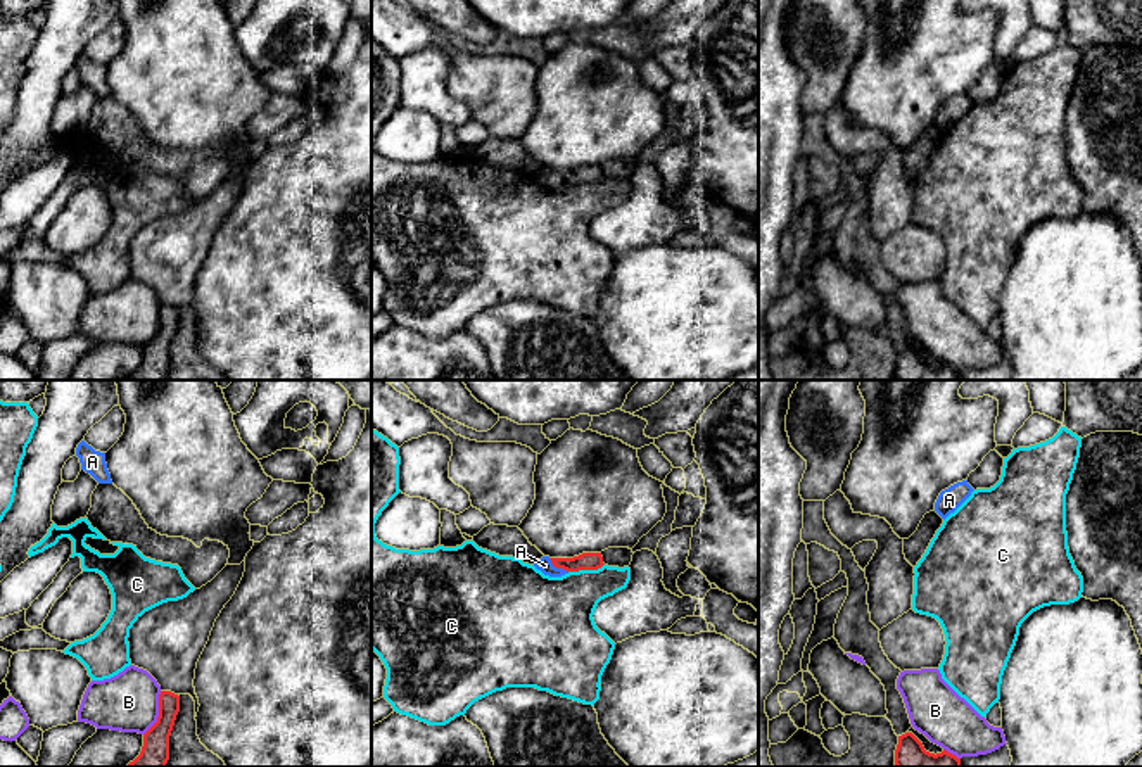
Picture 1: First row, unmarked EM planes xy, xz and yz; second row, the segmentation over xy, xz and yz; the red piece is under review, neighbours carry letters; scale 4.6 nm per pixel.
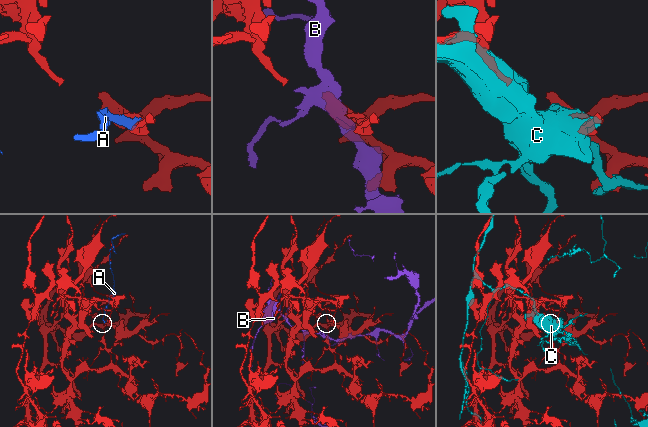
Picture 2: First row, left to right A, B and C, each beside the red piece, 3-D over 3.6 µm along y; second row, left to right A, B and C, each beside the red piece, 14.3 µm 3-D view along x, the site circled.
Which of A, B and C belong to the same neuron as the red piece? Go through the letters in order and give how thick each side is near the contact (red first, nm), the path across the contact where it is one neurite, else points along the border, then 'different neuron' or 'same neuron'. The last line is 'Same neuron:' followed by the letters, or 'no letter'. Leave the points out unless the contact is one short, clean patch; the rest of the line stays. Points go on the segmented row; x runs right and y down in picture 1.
A: calibres 80 and 70 nm; way xz (586, 560), (558, 567), (545, 565); same neuron
B: calibres 150 and 280 nm; different neuron
C: calibres 80 and 340 nm; different neuron
Same neuron: A

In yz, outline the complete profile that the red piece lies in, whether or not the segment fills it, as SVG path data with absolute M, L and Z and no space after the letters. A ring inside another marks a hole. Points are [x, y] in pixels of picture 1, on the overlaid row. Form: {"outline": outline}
{"outline": "M912 734L898 736L895 750L897 767L961 767L961 758L943 750L942 753L929 753L923 743Z"}

